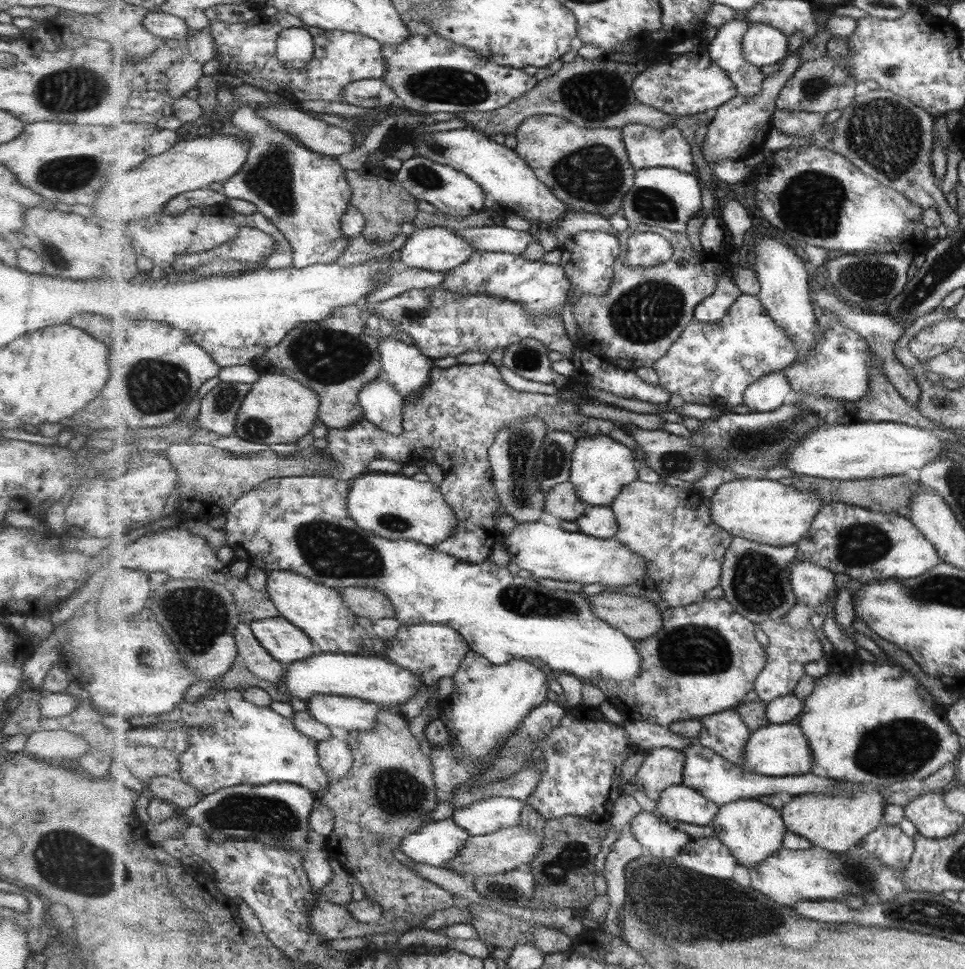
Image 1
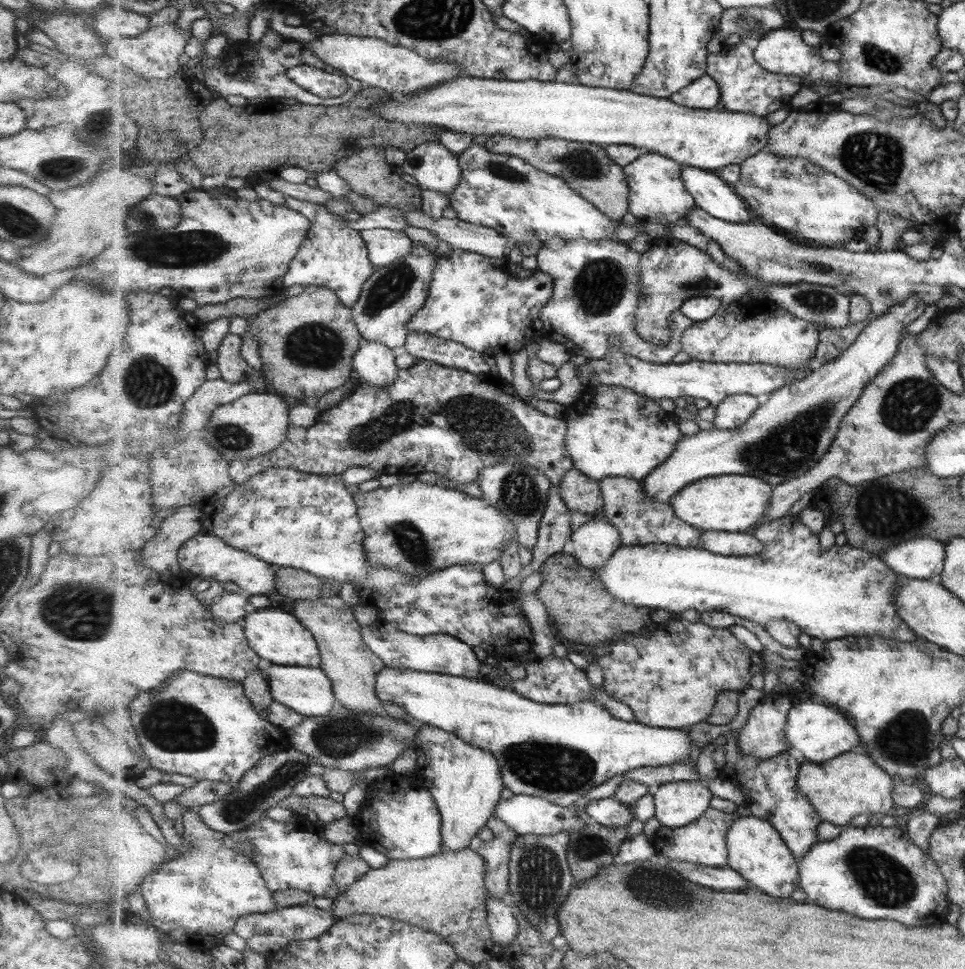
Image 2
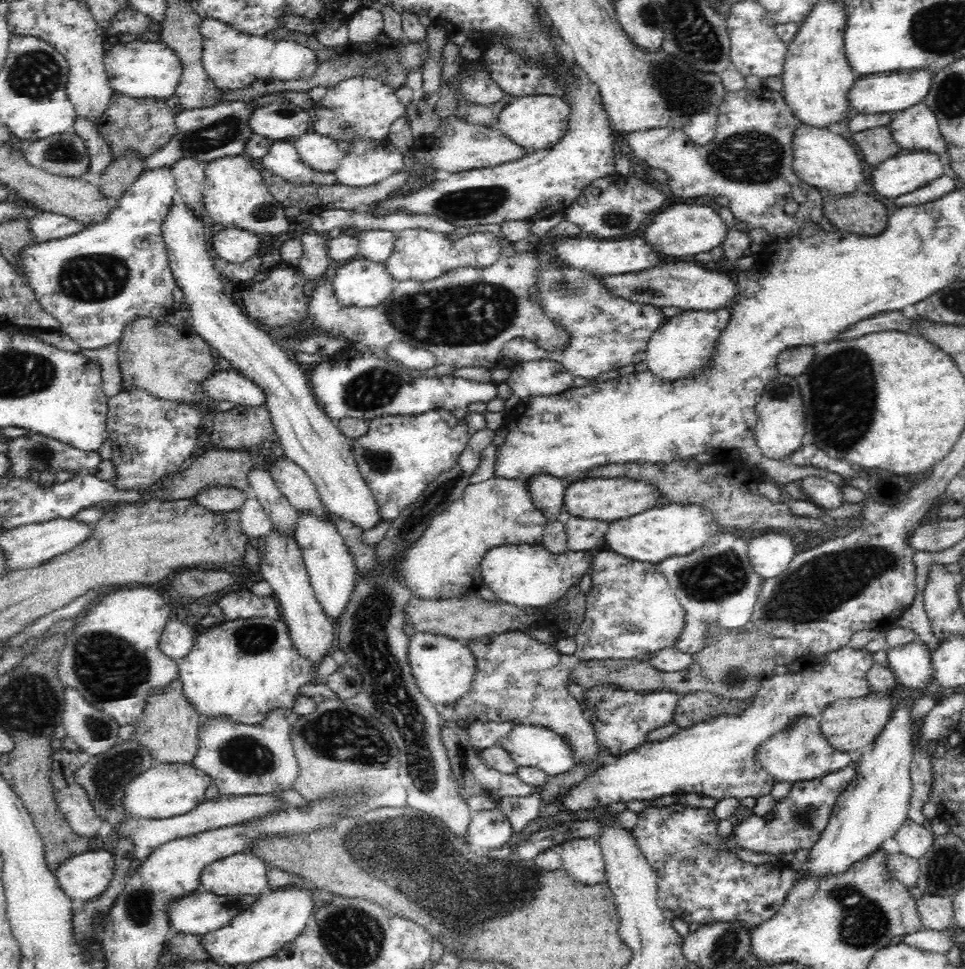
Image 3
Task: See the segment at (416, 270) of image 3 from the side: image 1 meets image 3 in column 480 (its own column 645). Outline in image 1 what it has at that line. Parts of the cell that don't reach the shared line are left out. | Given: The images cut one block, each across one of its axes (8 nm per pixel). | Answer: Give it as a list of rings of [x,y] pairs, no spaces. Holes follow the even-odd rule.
[[[634,232],[628,239],[626,263],[631,266],[651,267],[669,262],[674,246],[669,239],[655,232]]]

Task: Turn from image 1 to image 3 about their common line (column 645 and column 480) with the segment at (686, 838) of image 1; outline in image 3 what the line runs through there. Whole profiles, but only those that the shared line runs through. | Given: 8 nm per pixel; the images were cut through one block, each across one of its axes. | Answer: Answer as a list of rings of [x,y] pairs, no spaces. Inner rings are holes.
[[[498,806],[492,810],[482,810],[472,818],[468,828],[468,843],[473,847],[484,849],[502,848],[510,840],[514,829]]]

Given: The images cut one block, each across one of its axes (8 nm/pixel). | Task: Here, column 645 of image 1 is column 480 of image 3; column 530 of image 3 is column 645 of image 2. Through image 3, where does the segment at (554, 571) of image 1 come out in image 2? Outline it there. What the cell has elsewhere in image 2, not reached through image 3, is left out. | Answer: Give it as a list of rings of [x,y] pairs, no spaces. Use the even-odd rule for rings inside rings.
[[[793,513],[759,524],[752,533],[765,545],[762,553],[753,556],[715,554],[701,546],[622,545],[607,564],[593,570],[600,576],[611,596],[637,607],[662,608],[676,615],[686,610],[696,610],[701,614],[724,610],[761,626],[767,626],[772,620],[786,618],[797,624],[803,633],[822,641],[857,635],[881,635],[903,642],[921,639],[898,613],[899,604],[895,603],[894,592],[898,589],[899,574],[881,556],[849,544],[835,545],[827,550],[823,548],[819,535],[811,532],[811,528],[801,522],[799,515]]]

